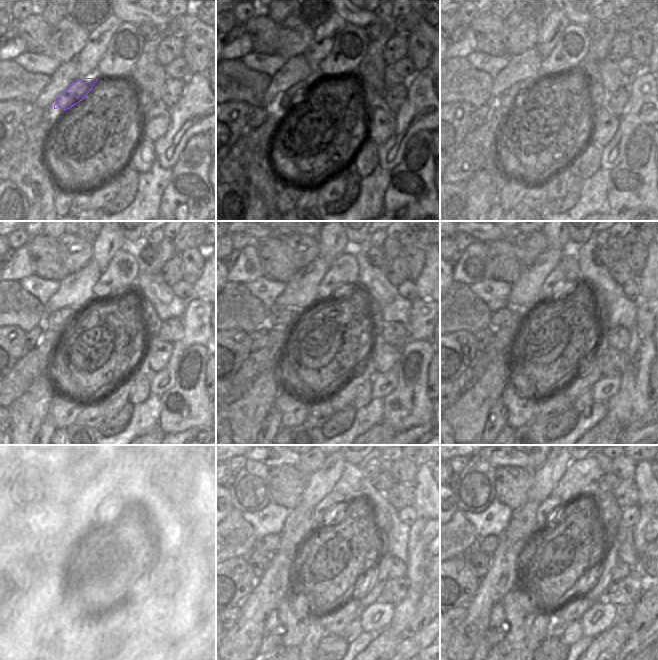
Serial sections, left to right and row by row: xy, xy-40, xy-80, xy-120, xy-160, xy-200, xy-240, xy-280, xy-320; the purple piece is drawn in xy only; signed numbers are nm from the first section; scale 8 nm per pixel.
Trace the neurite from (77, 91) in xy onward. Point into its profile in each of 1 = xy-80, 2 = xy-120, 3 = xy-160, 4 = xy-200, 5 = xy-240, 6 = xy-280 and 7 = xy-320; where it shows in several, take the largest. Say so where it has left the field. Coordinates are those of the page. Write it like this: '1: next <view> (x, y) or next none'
1: next xy-80 (514, 94)
2: next xy-120 (59, 320)
3: next xy-160 (285, 317)
4: next xy-200 (505, 315)
5: next xy-240 (46, 543)
6: next xy-280 (268, 544)
7: next xy-320 (488, 544)

